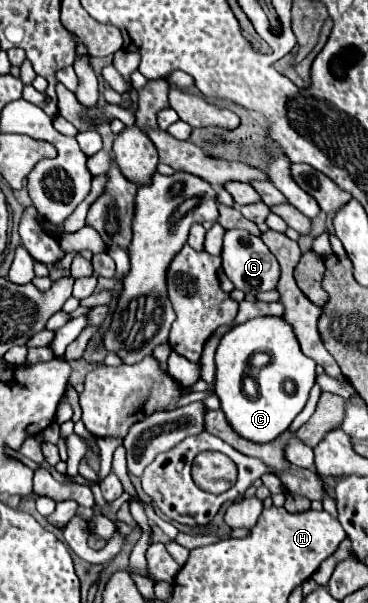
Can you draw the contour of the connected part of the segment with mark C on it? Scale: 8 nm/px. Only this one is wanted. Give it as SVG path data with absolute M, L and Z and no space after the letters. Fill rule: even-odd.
M254 317L246 323L234 325L218 343L216 349L216 385L214 391L222 403L222 411L228 423L240 437L246 437L254 443L266 443L278 437L284 429L290 427L294 417L302 411L308 401L308 393L316 379L316 363L308 359L302 351L298 341L294 339L292 325L282 317ZM256 351L268 353L272 359L262 369L250 369L248 361L250 355ZM244 377L254 377L258 383L258 397L252 399L242 389ZM284 381L292 381L296 385L294 395L284 391Z

